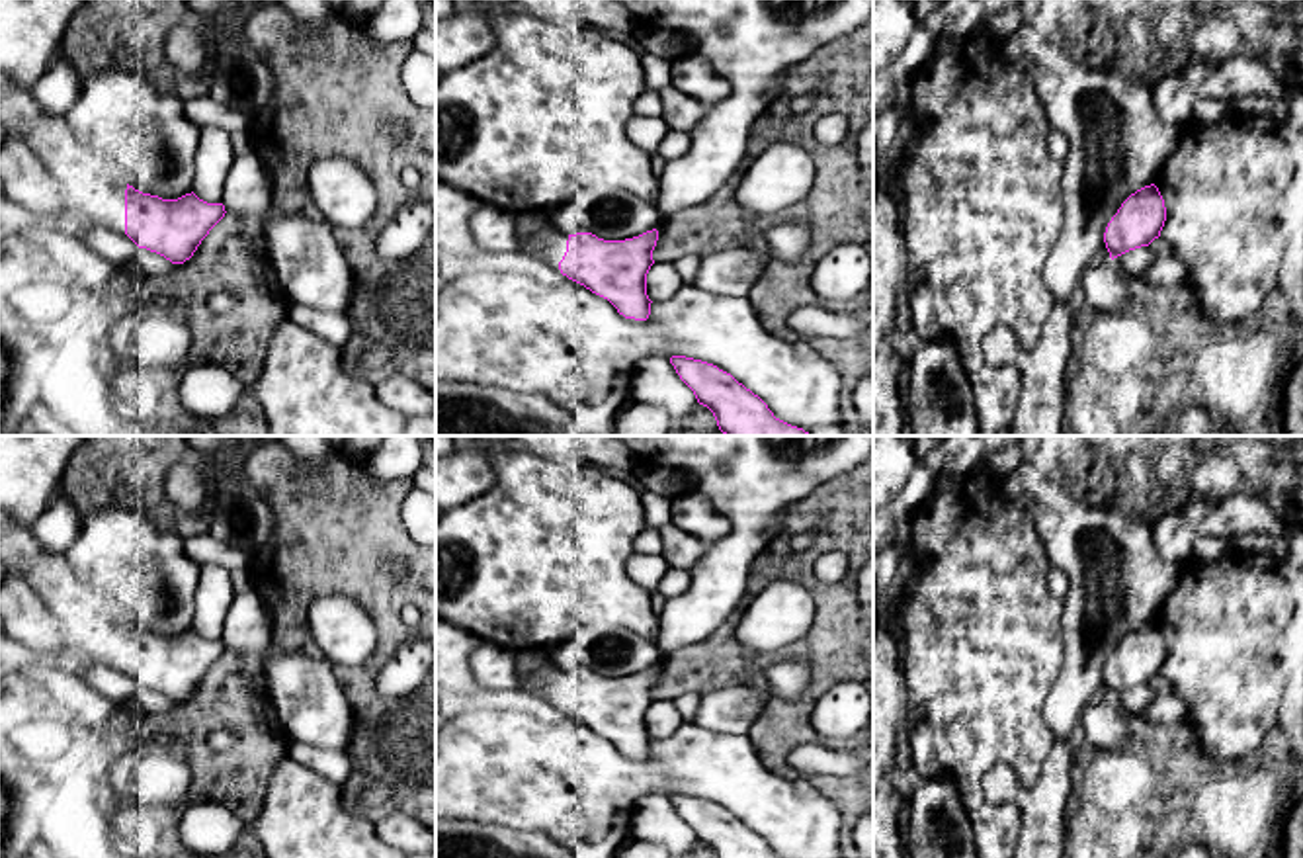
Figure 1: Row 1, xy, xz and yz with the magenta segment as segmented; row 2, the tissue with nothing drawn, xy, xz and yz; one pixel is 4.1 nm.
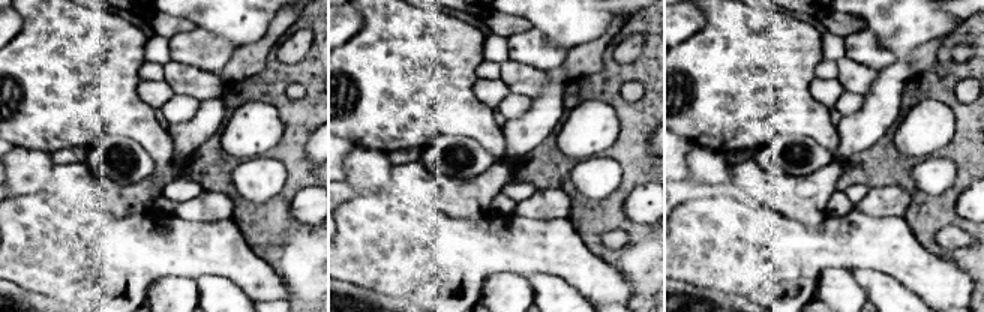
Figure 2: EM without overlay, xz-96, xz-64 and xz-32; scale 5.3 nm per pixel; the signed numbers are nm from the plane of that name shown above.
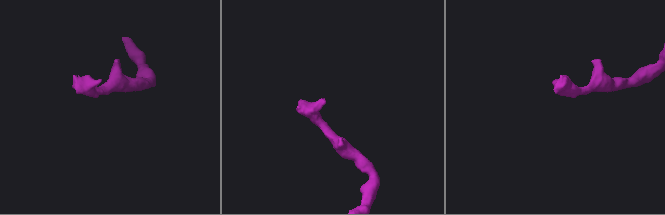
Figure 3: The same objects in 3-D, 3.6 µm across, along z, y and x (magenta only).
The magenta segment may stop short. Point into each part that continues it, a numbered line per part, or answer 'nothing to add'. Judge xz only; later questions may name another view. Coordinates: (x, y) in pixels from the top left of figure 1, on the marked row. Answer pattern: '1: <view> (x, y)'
1: xz (551, 243)

